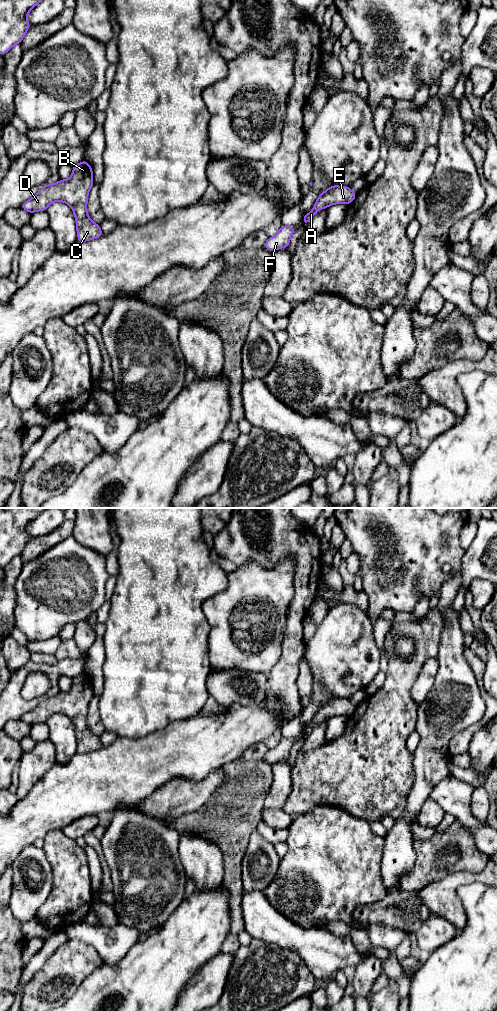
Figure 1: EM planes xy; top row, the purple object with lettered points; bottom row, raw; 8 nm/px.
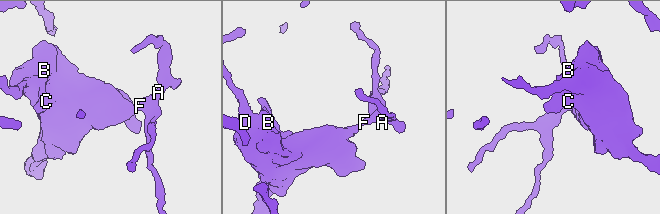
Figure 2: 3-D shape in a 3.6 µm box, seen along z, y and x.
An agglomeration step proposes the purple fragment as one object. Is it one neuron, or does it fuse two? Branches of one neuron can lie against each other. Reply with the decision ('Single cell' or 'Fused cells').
Single cell

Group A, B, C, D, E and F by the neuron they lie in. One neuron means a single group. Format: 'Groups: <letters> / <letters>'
Groups: A B C D E F

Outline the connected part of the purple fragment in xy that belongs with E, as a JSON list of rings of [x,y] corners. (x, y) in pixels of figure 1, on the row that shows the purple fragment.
[[[330,186],[318,196],[312,210],[303,216],[303,224],[307,225],[317,211],[327,208],[333,204],[349,205],[354,201],[355,197],[356,193],[348,186]]]

